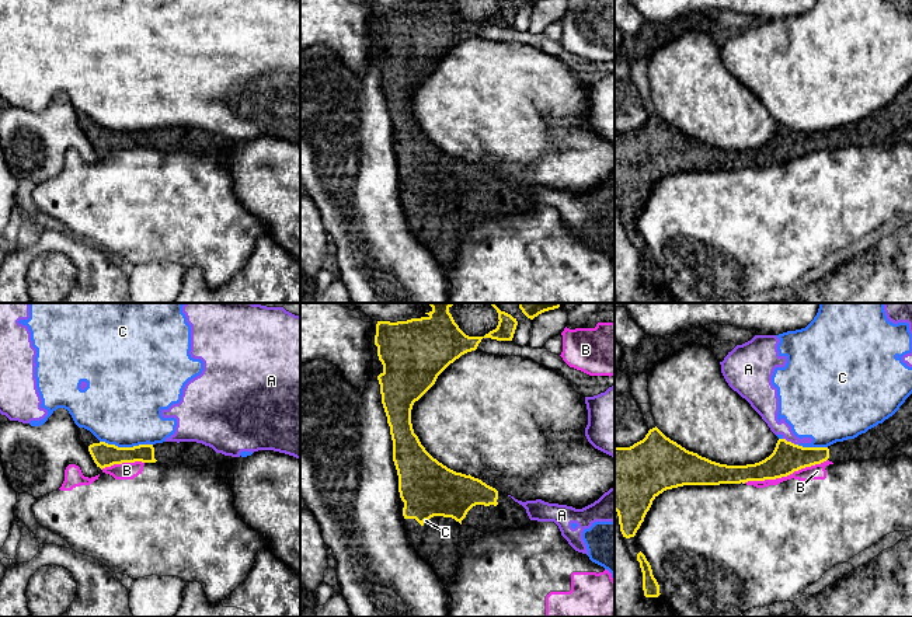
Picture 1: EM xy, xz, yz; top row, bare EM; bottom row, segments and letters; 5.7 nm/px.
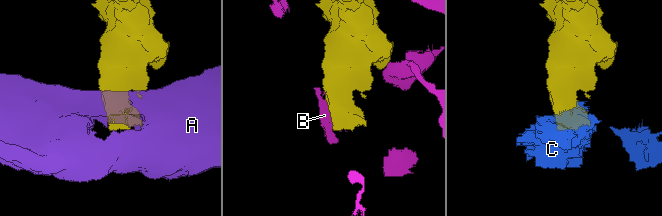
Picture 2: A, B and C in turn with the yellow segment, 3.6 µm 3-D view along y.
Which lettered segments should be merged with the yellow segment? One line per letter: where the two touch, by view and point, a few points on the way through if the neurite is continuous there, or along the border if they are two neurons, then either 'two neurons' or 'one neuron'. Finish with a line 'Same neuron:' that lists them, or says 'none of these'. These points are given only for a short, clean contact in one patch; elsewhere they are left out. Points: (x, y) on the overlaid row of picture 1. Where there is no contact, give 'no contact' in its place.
A: yz (790, 442) | two neurons
B: yz (785, 476) | two neurons
C: xy (124, 448) | along xy (100, 441), (118, 446), (146, 445) | two neurons
Same neuron: none of these

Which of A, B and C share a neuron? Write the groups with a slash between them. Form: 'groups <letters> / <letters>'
groups A C / B

